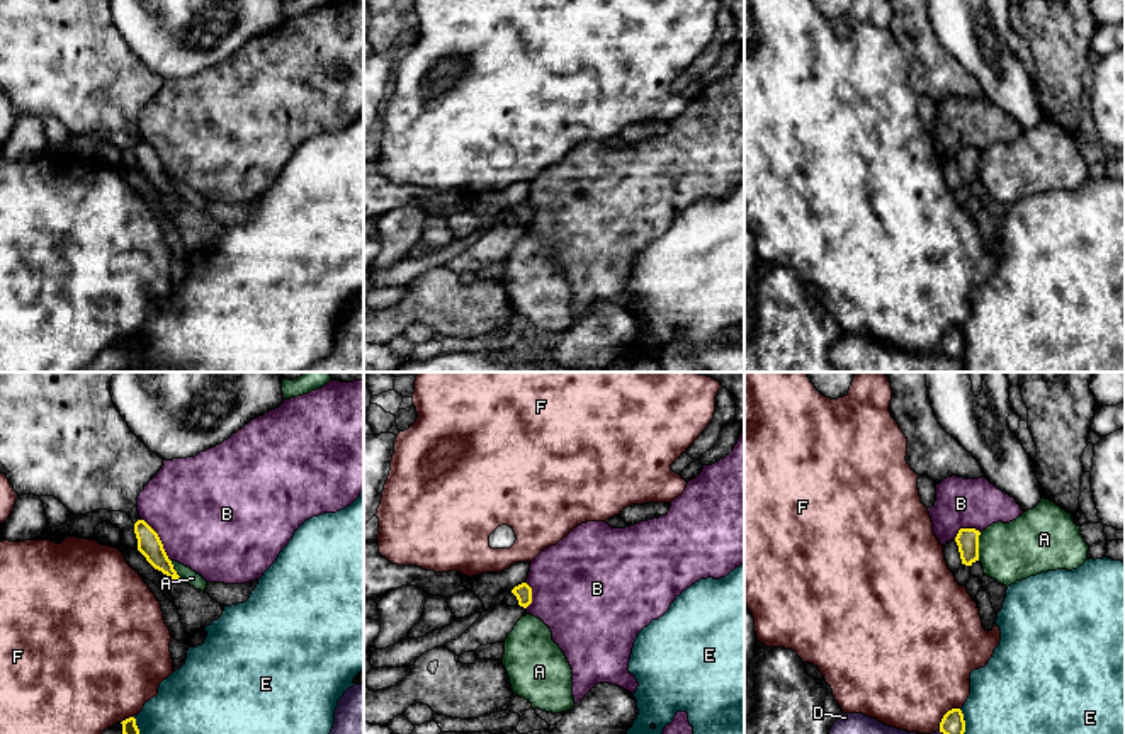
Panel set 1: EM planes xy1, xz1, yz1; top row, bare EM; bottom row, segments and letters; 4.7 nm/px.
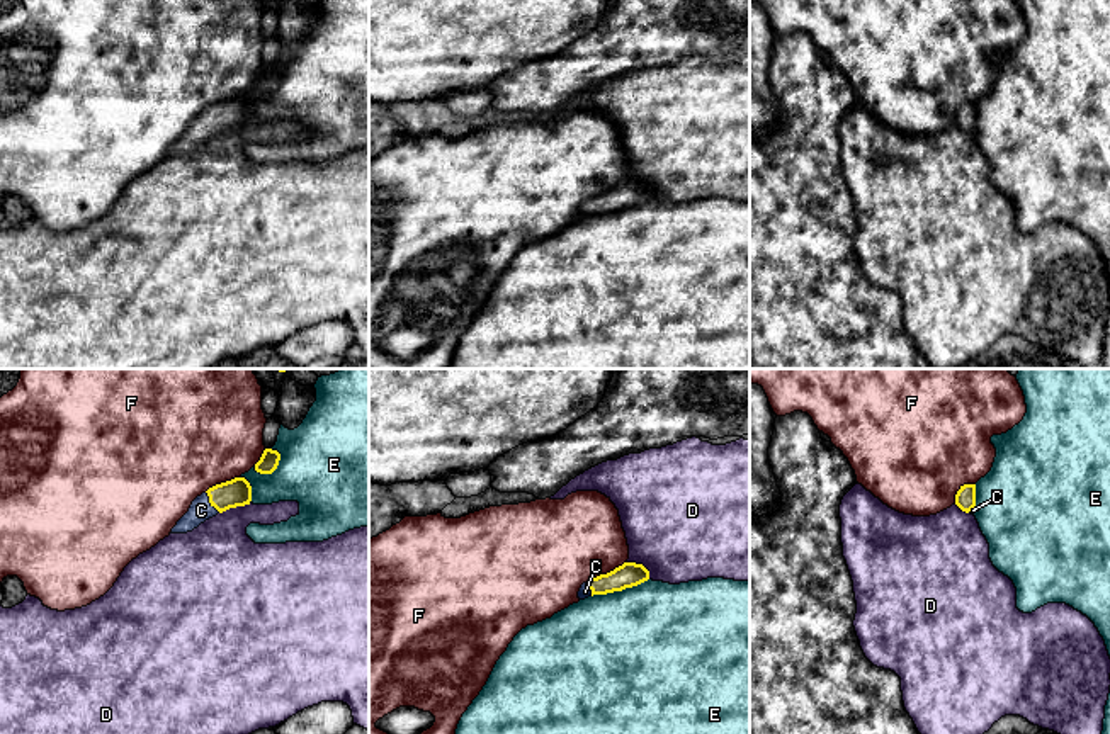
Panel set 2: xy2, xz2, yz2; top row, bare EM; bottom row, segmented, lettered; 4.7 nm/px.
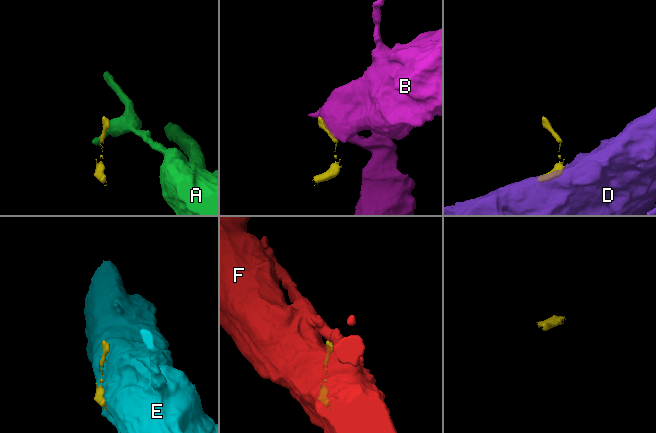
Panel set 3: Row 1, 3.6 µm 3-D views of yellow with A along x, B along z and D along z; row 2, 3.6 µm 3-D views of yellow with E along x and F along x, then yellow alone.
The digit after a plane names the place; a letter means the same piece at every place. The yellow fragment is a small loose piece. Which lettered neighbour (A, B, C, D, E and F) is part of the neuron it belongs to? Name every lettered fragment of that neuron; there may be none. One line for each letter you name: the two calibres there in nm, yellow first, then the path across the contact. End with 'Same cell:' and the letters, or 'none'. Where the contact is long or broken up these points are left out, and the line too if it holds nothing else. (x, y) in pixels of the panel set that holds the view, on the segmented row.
C: Thickness 130 nm (yellow) against 110 nm. Path across: xy2 (233, 493), (209, 502), (201, 510)
Same cell: C

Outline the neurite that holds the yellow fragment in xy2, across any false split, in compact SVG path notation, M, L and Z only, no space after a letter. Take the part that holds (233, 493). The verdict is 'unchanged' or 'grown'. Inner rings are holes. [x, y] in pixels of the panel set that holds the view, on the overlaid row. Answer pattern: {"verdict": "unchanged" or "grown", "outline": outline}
{"verdict": "grown", "outline": "M245 477L216 484L192 501L189 511L177 522L170 534L192 532L218 513L250 505L250 501L252 486Z"}

